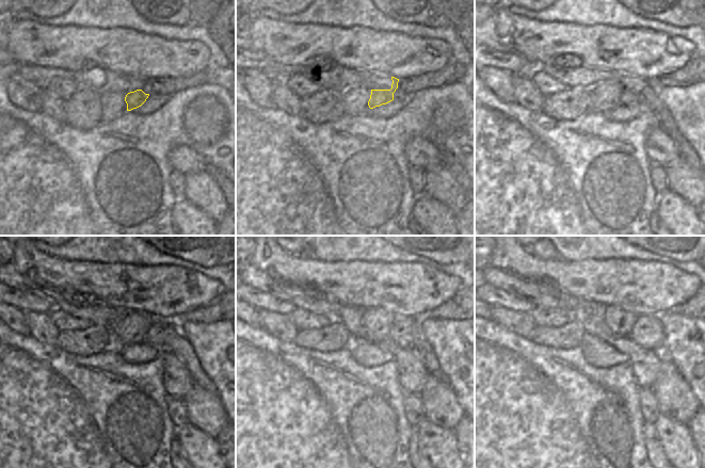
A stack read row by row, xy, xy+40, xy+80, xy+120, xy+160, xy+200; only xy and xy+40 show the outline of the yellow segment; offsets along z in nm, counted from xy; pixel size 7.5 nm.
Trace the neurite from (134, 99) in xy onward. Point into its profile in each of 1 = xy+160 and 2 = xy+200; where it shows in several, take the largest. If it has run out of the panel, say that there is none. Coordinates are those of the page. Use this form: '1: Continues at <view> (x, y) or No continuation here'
1: Continues at xy+160 (406, 328)
2: Continues at xy+200 (647, 332)

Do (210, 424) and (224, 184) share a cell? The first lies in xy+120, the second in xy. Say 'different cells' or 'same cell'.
different cells

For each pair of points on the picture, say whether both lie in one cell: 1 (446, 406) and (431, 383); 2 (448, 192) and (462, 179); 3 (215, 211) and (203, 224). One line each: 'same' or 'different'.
1: same
2: different
3: different

